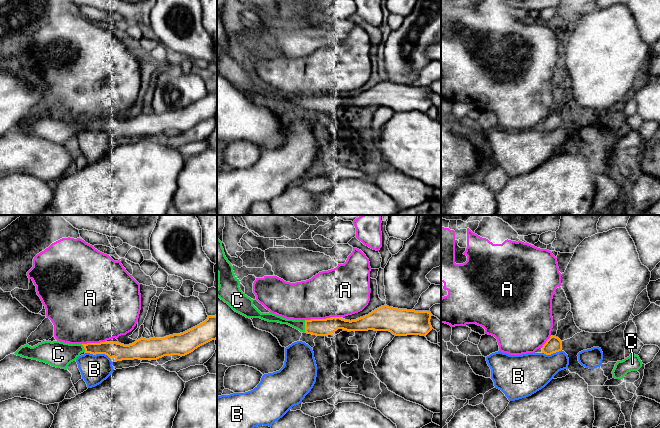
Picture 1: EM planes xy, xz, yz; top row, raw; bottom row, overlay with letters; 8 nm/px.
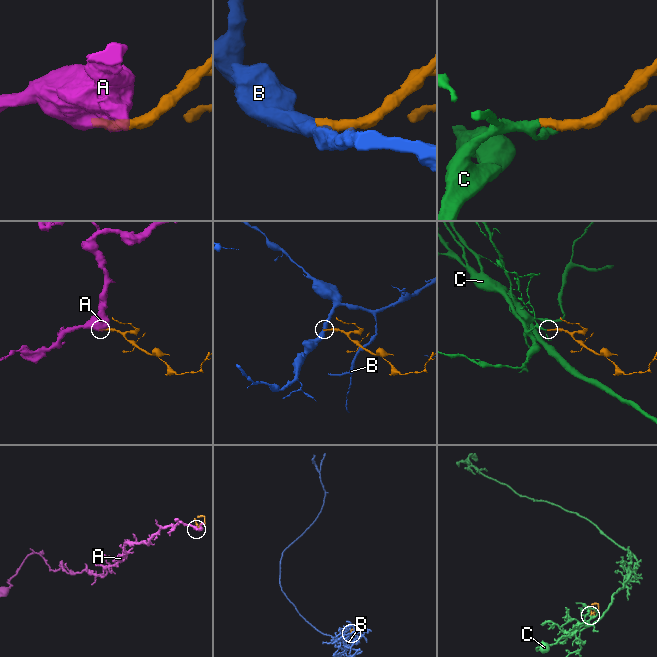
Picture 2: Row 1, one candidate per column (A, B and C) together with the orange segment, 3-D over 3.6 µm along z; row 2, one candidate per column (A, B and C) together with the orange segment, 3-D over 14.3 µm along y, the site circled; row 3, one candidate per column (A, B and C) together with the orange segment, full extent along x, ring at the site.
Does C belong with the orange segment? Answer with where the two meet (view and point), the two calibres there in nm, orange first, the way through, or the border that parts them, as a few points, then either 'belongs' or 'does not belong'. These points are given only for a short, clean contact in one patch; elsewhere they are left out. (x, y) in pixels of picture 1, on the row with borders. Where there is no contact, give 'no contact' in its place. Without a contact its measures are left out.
meets orange in xz at (305, 326); 140 nm thick on the orange side, 80 nm on the other; runs through xz (320, 327), (305, 326), (297, 324); belongs

